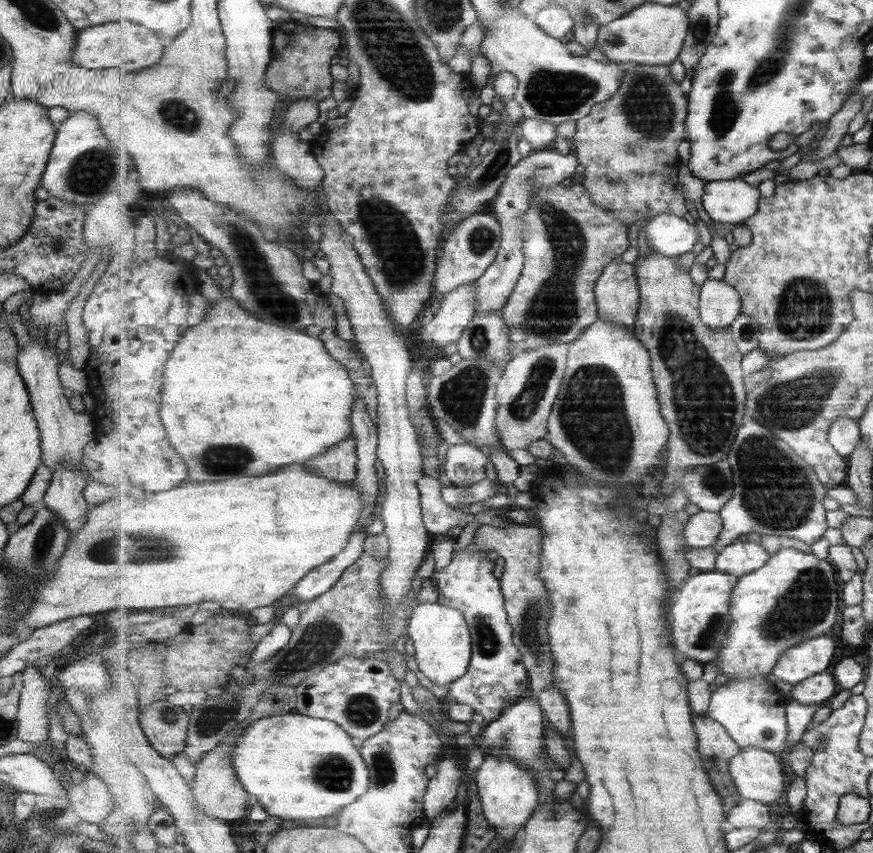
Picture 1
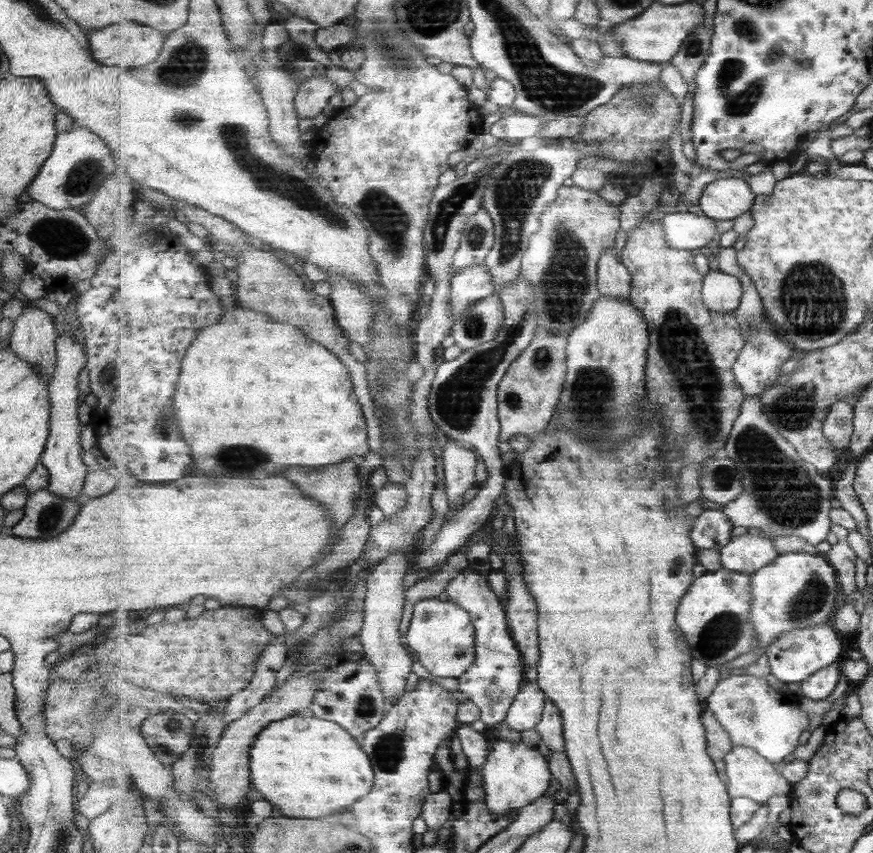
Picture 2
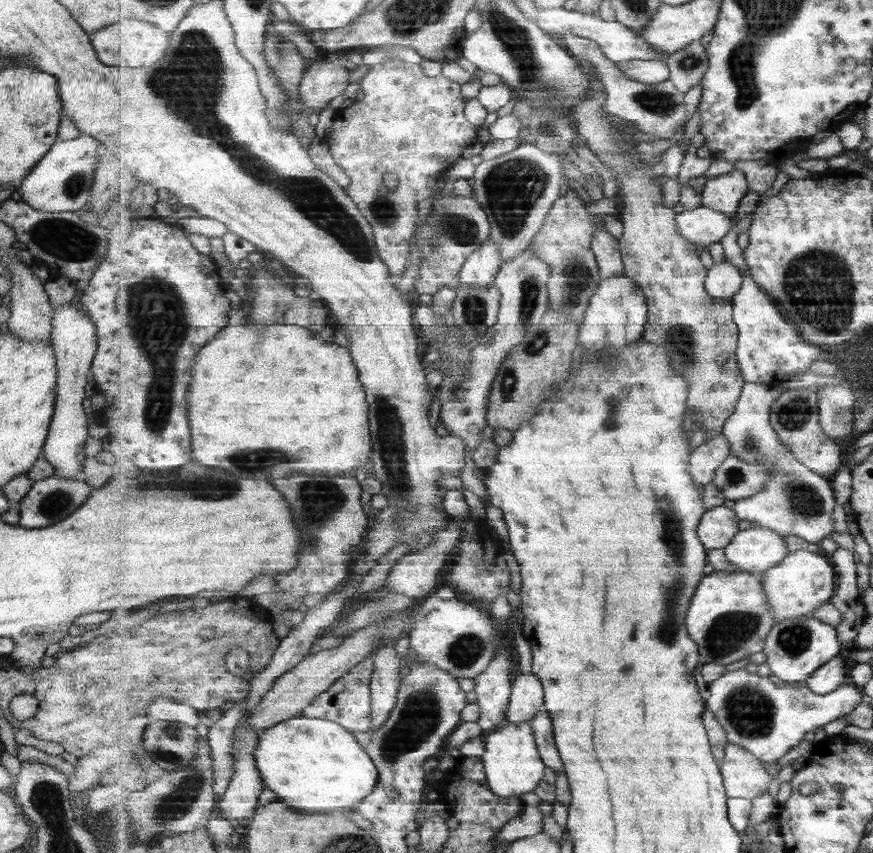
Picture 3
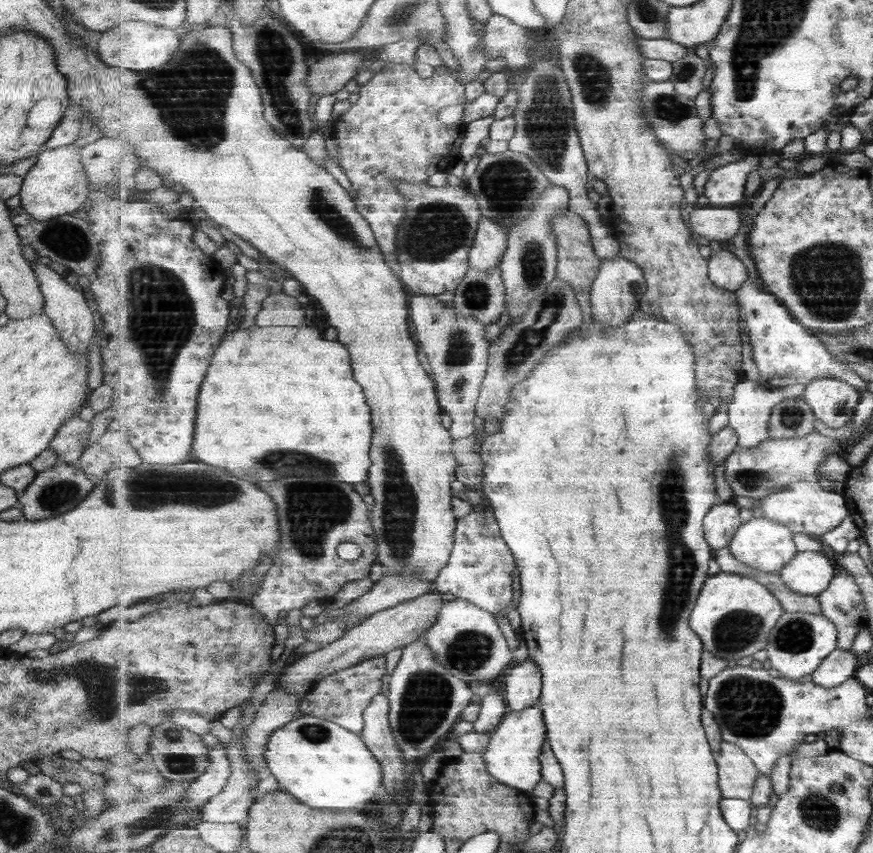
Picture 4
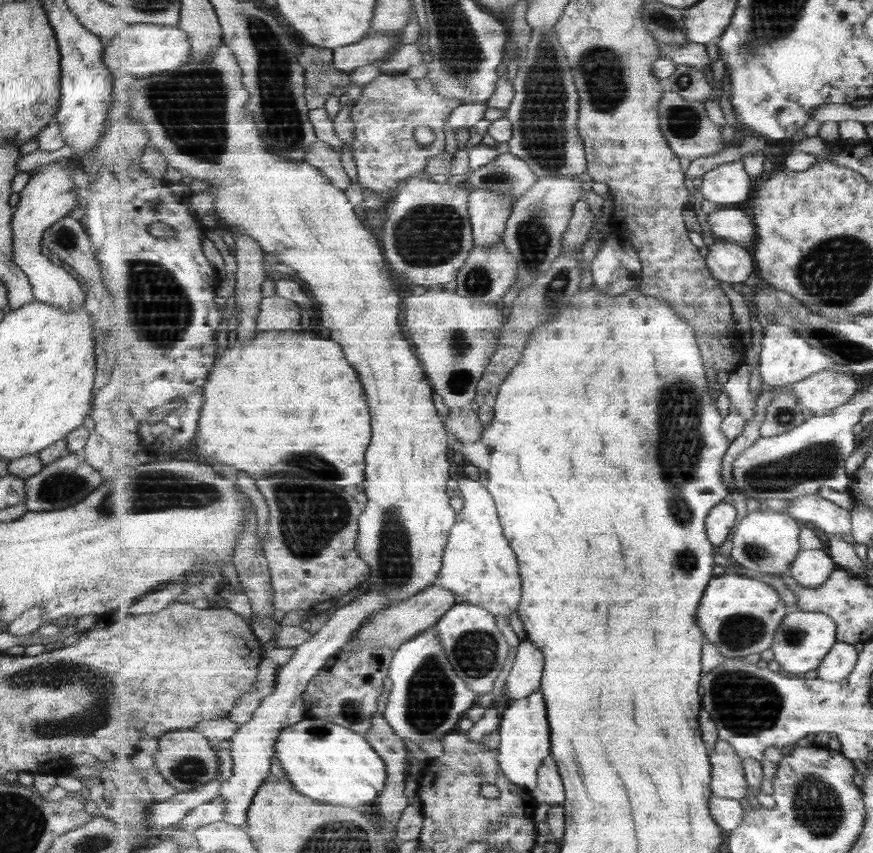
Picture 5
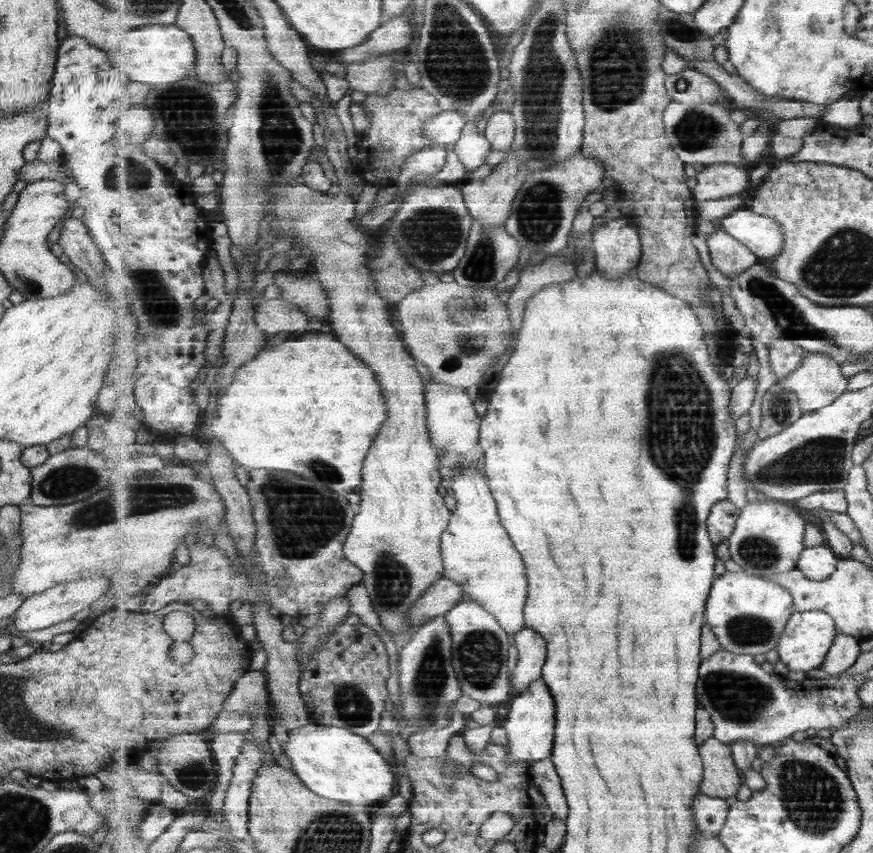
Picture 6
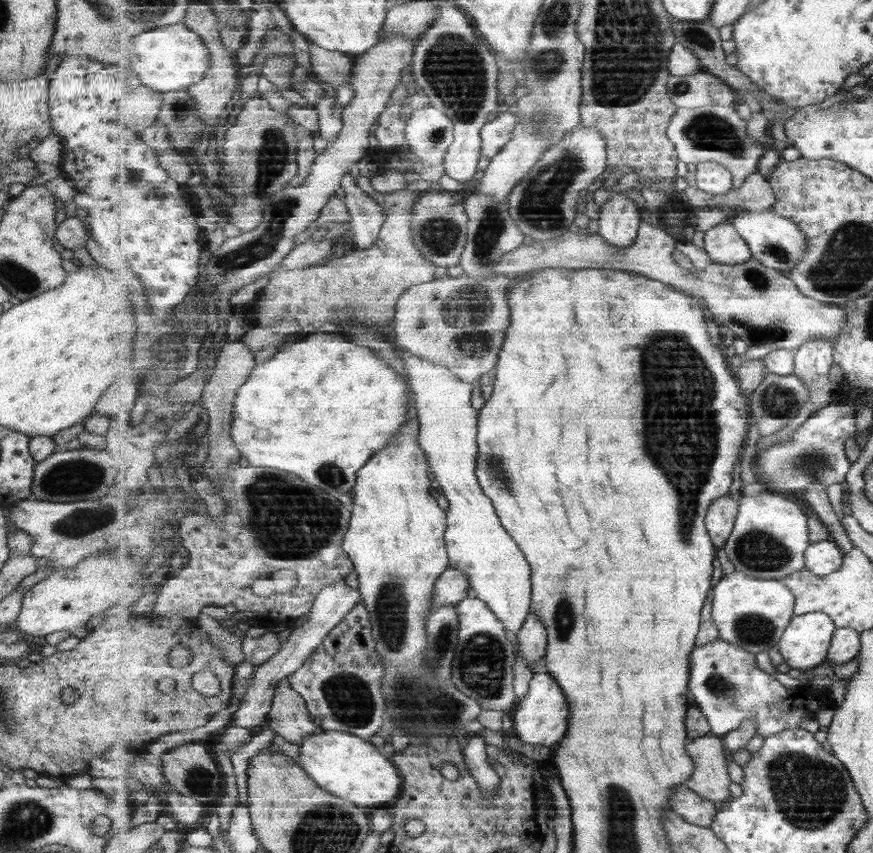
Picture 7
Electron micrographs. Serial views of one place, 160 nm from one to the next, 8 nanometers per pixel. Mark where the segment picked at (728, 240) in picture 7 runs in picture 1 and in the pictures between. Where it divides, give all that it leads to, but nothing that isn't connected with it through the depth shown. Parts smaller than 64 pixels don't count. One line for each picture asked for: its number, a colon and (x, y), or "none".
1: (720, 304)
2: (721, 292)
3: (724, 280)
4: (728, 272)
5: (730, 262)
6: (731, 257)

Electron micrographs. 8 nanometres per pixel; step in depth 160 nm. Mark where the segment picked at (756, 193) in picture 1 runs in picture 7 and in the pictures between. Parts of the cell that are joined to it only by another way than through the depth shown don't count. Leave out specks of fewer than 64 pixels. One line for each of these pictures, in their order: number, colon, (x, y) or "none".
2: (727, 199)
3: (724, 193)
4: (726, 185)
5: (729, 183)
6: (720, 180)
7: (713, 178)

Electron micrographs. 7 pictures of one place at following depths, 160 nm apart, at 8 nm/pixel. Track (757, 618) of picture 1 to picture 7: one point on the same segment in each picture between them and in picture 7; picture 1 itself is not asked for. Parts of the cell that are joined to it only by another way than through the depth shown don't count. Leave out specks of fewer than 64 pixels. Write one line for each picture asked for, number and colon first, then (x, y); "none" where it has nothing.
2: (798, 589)
3: (804, 581)
4: (809, 573)
5: (812, 568)
6: (819, 563)
7: (823, 558)

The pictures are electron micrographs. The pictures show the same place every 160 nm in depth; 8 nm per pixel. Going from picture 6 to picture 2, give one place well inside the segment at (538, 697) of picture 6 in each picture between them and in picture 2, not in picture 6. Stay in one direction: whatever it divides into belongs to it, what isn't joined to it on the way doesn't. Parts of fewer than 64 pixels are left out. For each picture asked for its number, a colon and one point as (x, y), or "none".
2: (515, 775)
3: (514, 766)
4: (513, 756)
5: (525, 735)

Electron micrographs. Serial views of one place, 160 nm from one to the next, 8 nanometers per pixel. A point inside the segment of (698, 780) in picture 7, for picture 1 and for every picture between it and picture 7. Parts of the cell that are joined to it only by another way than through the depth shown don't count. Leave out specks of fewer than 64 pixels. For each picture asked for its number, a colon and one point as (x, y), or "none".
1: (759, 775)
2: (750, 774)
3: (745, 776)
4: (738, 773)
5: (729, 779)
6: (722, 778)

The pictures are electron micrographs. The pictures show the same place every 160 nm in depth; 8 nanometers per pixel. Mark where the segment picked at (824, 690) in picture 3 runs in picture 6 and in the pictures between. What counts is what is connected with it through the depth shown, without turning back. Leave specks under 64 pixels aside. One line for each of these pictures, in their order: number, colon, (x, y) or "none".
4: (841, 665)
5: (840, 662)
6: (845, 652)

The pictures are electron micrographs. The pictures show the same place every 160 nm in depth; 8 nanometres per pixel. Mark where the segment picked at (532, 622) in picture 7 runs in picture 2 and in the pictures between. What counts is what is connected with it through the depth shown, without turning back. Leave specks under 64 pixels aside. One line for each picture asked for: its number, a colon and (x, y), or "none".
2: (526, 712)
3: (528, 697)
4: (524, 682)
5: (525, 677)
6: (532, 649)

